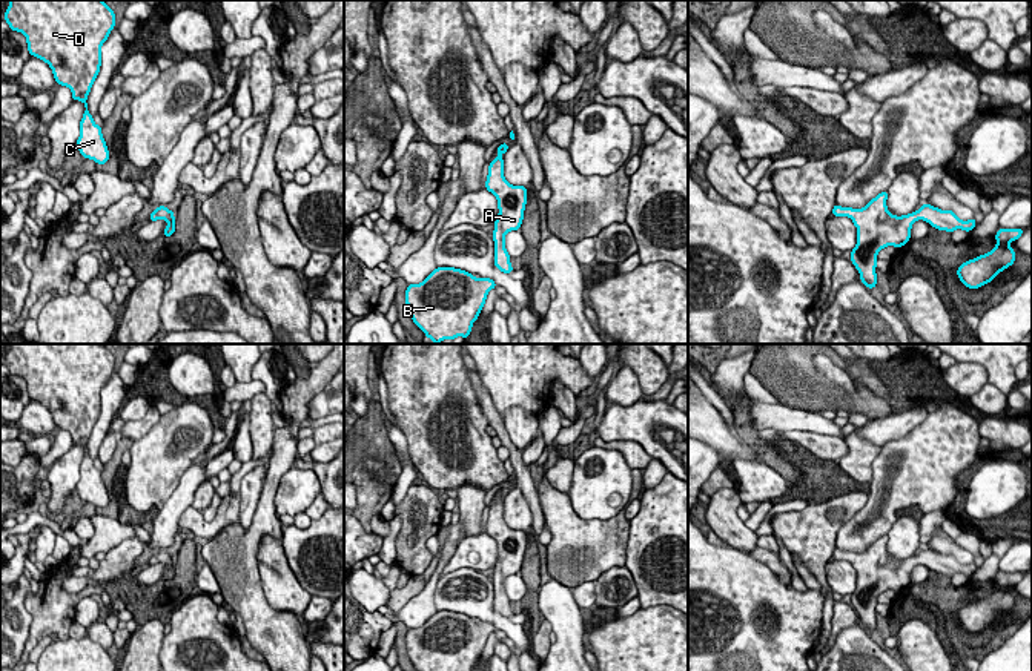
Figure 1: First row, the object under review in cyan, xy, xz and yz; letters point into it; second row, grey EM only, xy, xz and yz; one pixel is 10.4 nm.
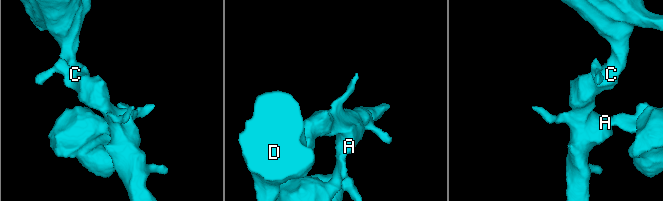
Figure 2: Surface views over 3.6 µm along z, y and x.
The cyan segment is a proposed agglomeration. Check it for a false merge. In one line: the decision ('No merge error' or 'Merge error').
No merge error

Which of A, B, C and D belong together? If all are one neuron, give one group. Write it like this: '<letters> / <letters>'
A B C D

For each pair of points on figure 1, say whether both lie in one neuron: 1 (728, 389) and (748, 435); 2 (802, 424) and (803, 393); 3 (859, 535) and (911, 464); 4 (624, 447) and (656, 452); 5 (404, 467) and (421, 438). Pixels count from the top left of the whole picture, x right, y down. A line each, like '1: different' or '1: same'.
1: different
2: different
3: same
4: different
5: different

